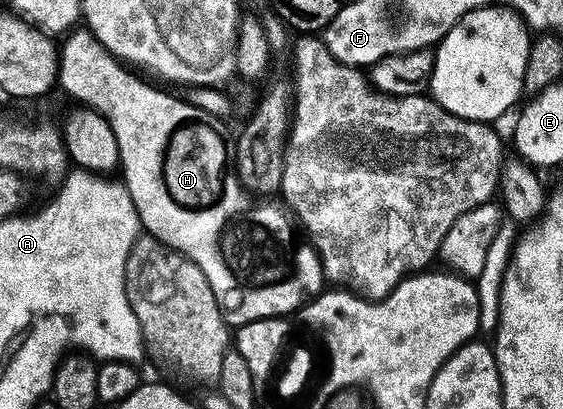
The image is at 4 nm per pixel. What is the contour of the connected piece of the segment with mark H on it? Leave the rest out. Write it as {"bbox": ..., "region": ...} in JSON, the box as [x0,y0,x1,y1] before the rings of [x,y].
{"bbox":[60,27,326,327],"region":[[[81,27],[70,32],[64,38],[64,41],[60,46],[60,92],[63,91],[67,96],[74,97],[77,103],[82,106],[97,110],[107,119],[107,123],[111,123],[111,127],[115,131],[115,138],[118,140],[119,155],[121,156],[120,168],[123,172],[125,171],[123,184],[129,188],[129,194],[135,203],[137,214],[141,220],[142,230],[148,236],[154,237],[155,240],[163,243],[167,248],[174,249],[176,253],[181,253],[187,259],[191,259],[191,263],[195,263],[199,267],[199,271],[203,271],[203,275],[207,275],[207,283],[211,283],[211,291],[215,291],[215,299],[230,326],[240,327],[247,323],[255,323],[259,319],[271,319],[272,317],[292,318],[292,313],[293,316],[300,314],[310,299],[320,297],[322,293],[326,292],[325,268],[321,266],[321,257],[312,244],[299,232],[298,222],[292,212],[280,200],[255,199],[254,194],[250,193],[244,183],[241,182],[241,177],[237,174],[235,149],[231,144],[231,137],[229,141],[228,131],[225,130],[227,129],[226,122],[220,121],[215,115],[211,115],[205,110],[200,110],[199,107],[195,107],[188,99],[180,101],[179,98],[172,97],[171,94],[164,93],[163,90],[156,89],[155,86],[148,85],[147,82],[140,81],[137,77],[132,77],[132,75],[137,75],[130,72],[116,57],[112,57],[99,43],[99,39],[95,39],[95,35],[89,32],[88,28]]]}

